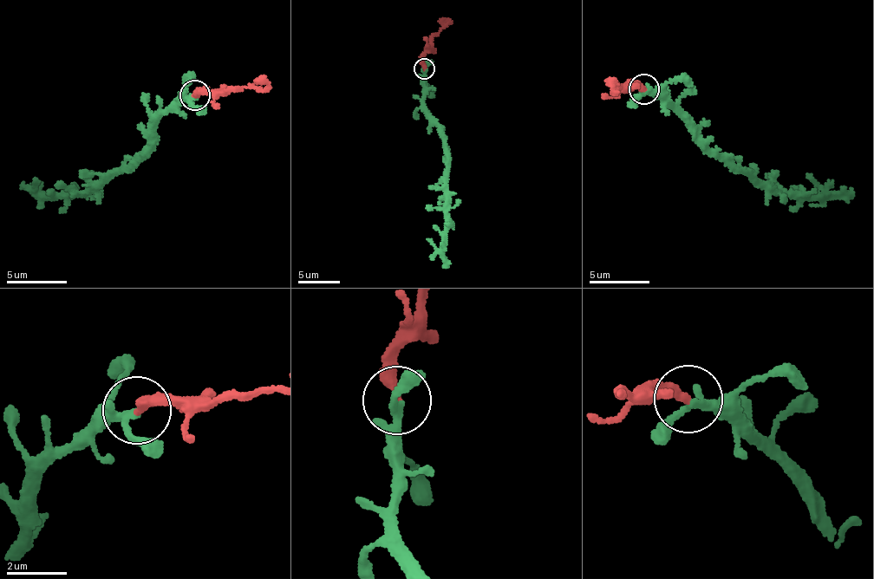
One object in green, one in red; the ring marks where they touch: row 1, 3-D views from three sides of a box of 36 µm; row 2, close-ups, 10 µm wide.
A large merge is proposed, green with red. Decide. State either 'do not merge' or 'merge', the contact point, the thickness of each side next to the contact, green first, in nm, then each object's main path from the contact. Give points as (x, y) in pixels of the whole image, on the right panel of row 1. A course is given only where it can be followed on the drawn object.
merge | (643, 89) | 170/320 nm | green via (642, 89), (664, 96), (709, 149), (733, 164), (750, 170), (758, 180), (780, 193), (853, 195) | red via (642, 89), (617, 87), (618, 92)

